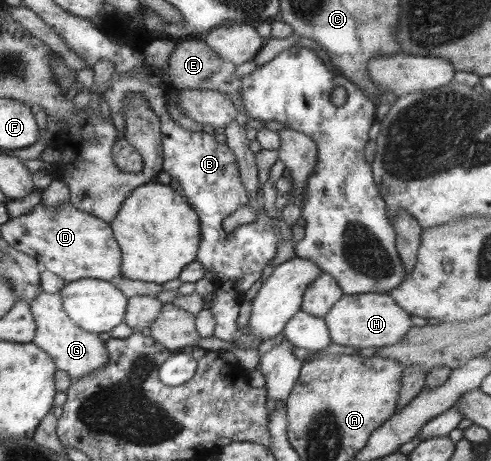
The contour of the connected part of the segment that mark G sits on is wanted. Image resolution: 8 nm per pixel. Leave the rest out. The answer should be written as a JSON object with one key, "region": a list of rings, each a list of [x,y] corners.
{"region":[[[42,290],[32,302],[32,313],[37,323],[33,342],[46,354],[50,354],[50,358],[56,362],[57,370],[66,371],[73,382],[108,364],[110,358],[105,342],[98,337],[99,334],[84,330],[69,317],[63,306],[63,296],[59,292],[48,293]]]}

